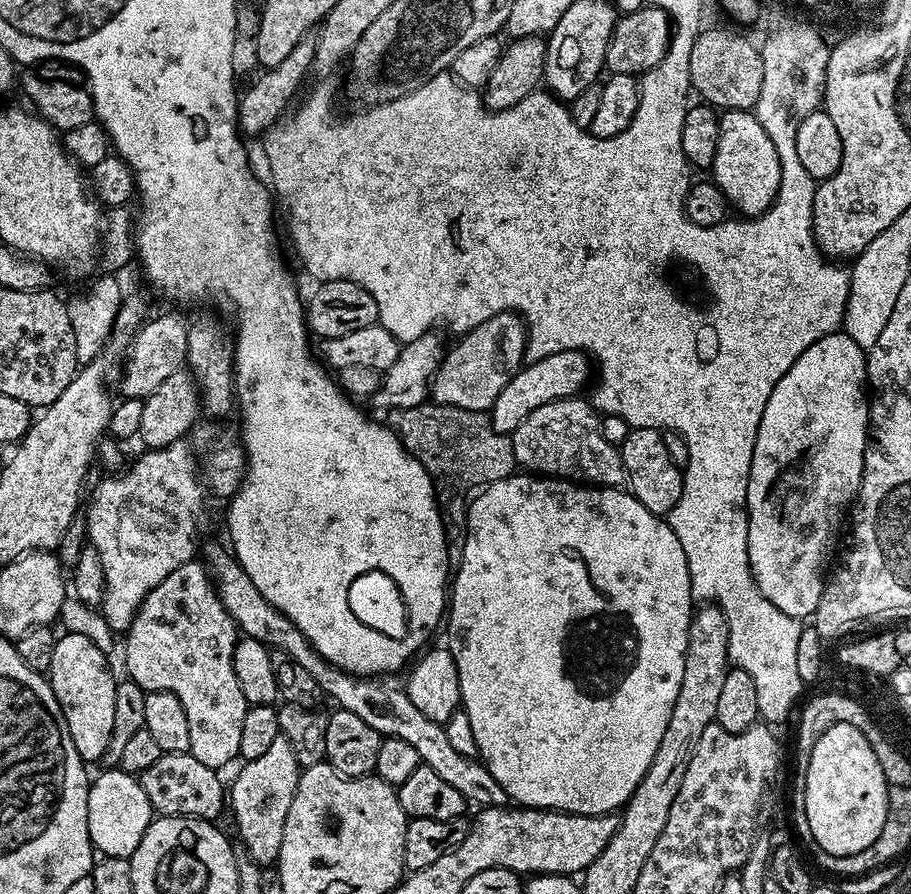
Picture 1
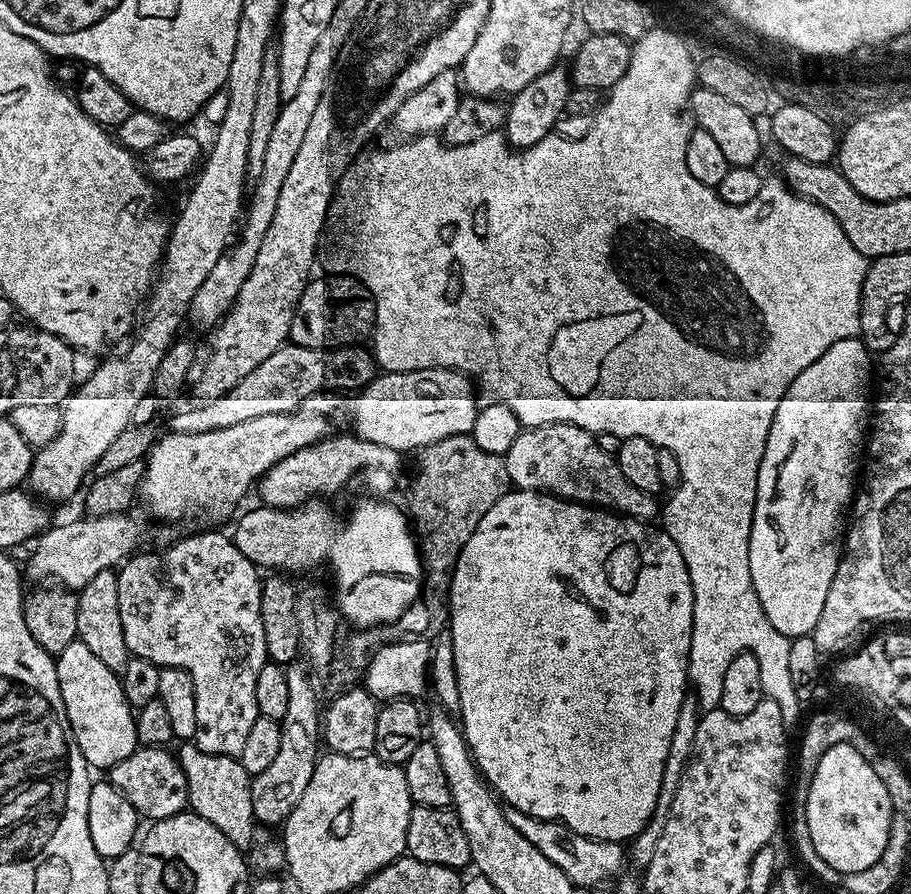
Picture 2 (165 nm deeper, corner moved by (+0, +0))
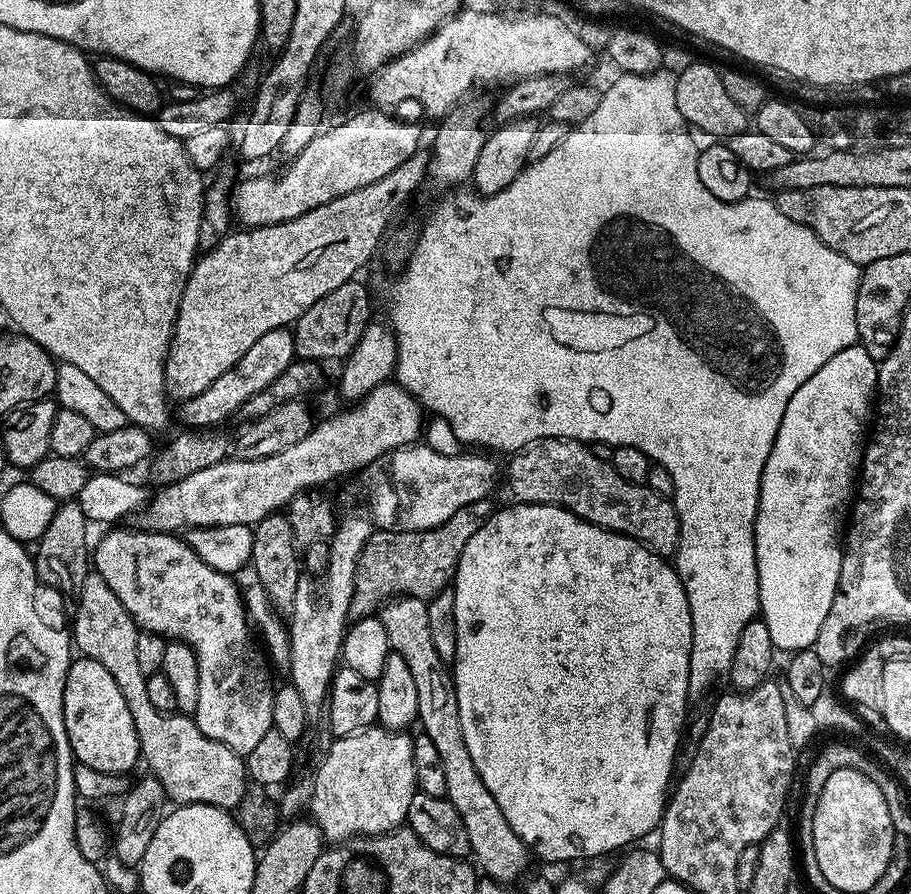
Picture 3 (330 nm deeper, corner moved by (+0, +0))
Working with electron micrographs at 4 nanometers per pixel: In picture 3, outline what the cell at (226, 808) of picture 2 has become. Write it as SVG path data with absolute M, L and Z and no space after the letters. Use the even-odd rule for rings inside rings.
M89 571L74 608L76 621L70 627L70 635L75 647L81 657L106 666L114 682L118 682L118 690L122 690L122 698L126 698L130 718L134 718L141 761L145 765L148 763L147 771L156 776L158 782L162 782L165 797L176 806L209 804L236 810L250 783L245 761L234 750L222 746L222 742L206 738L191 715L177 711L163 712L152 705L146 694L146 678L138 666L136 623L134 618L130 618L126 606L118 602L118 594L106 586L106 578L102 578L102 574Z

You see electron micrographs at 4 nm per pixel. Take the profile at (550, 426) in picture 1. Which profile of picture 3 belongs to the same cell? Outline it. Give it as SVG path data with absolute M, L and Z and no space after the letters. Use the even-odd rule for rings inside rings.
M550 438L538 440L511 457L508 464L508 484L522 504L553 504L573 512L600 528L621 532L634 538L665 558L680 546L680 513L671 499L652 492L644 484L631 484L611 464L590 454L582 440Z

